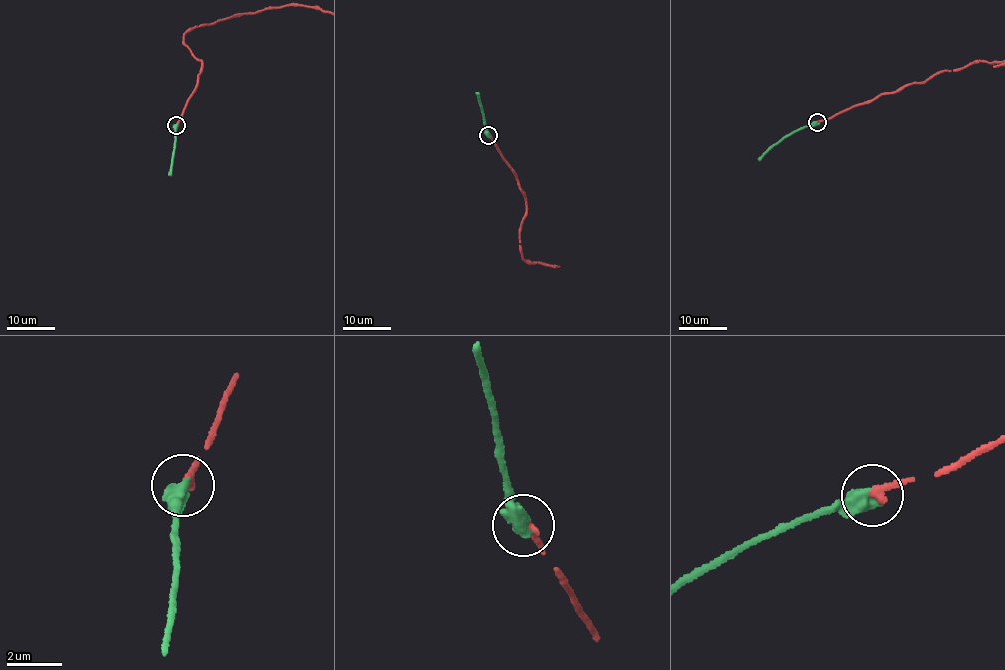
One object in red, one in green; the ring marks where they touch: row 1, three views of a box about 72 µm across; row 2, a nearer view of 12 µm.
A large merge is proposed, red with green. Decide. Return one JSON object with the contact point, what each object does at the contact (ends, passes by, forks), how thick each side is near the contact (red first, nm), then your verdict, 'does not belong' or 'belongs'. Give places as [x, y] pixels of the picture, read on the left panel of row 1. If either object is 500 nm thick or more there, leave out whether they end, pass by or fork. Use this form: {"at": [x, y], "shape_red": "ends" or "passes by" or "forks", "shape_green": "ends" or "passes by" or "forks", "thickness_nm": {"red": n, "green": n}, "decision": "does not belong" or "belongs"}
{"at": [176, 125], "thickness_nm": {"red": 320, "green": 650}, "decision": "belongs"}

